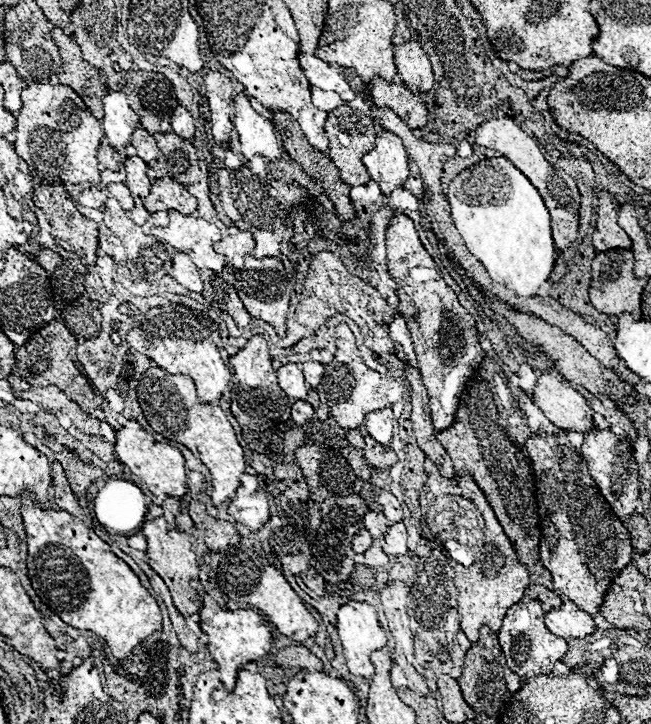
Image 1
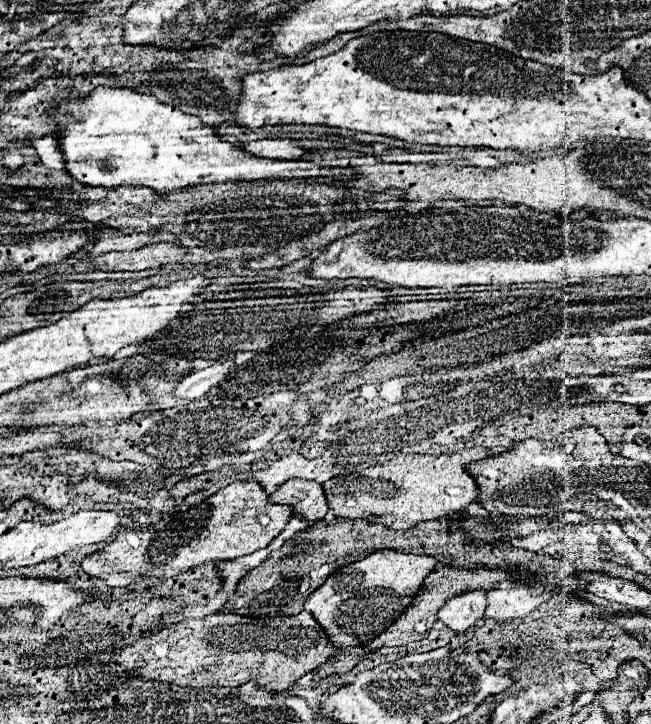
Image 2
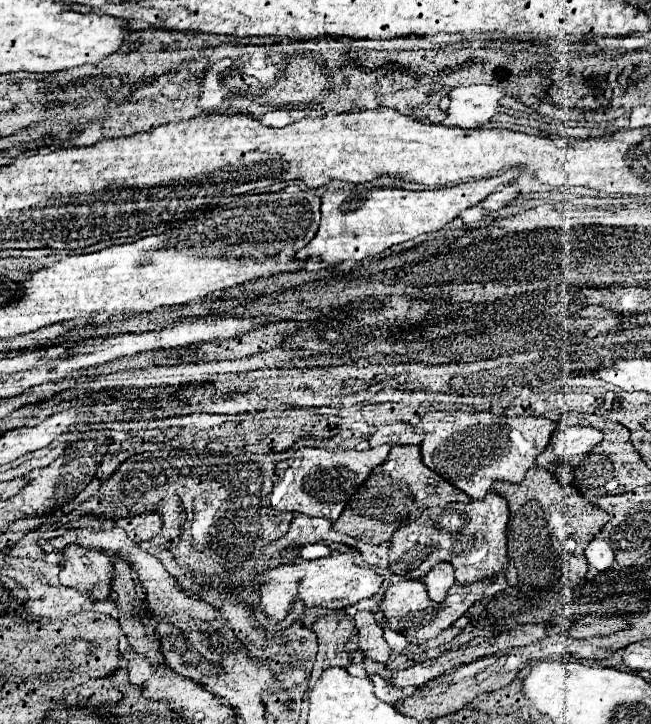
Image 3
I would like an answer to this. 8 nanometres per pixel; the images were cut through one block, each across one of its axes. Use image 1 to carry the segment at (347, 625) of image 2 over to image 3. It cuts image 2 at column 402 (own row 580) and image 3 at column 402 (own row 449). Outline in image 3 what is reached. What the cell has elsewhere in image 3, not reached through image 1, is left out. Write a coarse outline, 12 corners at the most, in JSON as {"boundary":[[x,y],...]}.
{"boundary":[[488,492],[398,528],[392,572],[506,572],[508,504]]}

